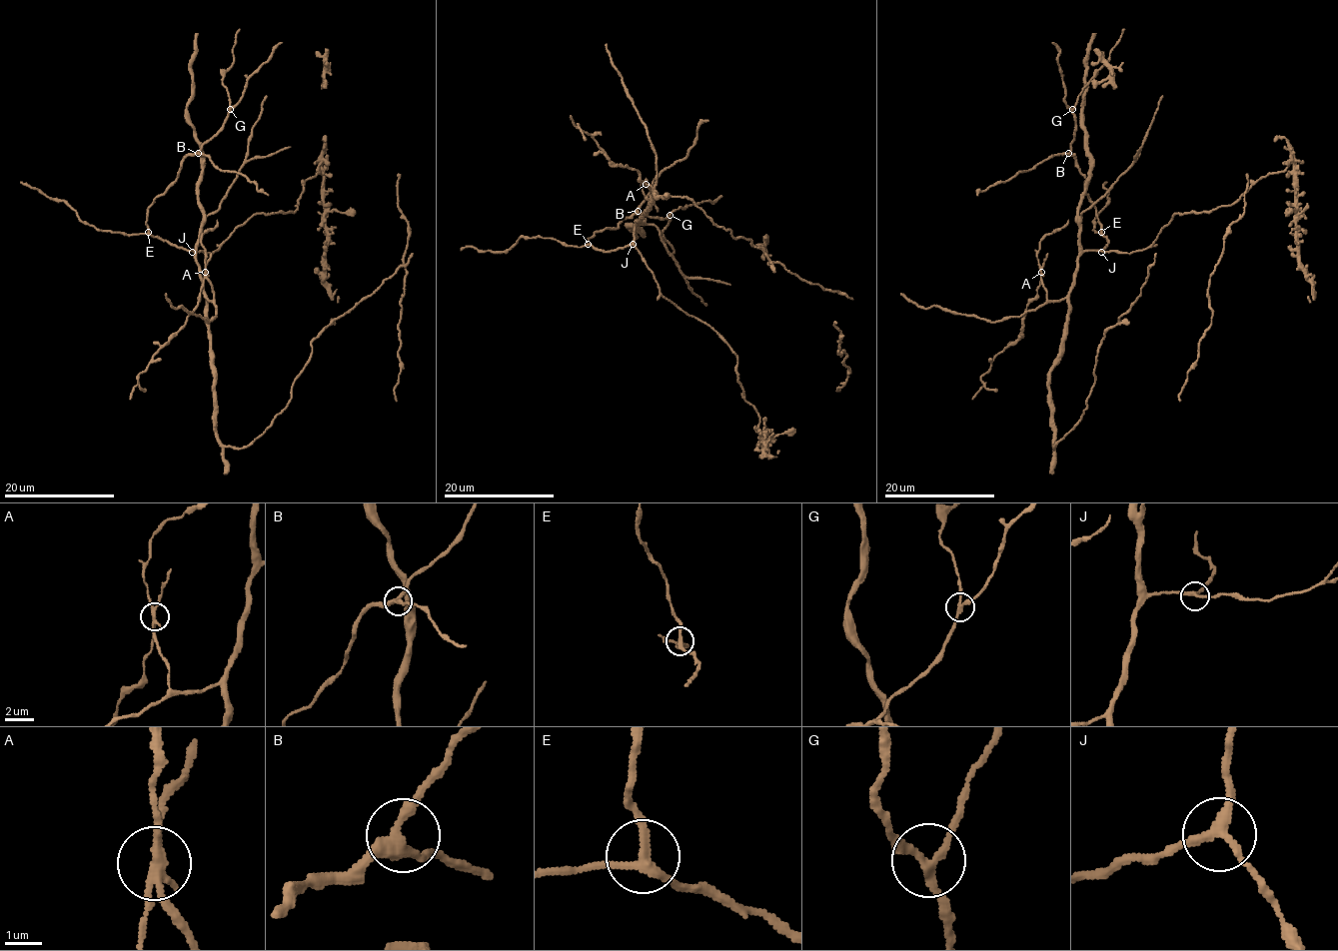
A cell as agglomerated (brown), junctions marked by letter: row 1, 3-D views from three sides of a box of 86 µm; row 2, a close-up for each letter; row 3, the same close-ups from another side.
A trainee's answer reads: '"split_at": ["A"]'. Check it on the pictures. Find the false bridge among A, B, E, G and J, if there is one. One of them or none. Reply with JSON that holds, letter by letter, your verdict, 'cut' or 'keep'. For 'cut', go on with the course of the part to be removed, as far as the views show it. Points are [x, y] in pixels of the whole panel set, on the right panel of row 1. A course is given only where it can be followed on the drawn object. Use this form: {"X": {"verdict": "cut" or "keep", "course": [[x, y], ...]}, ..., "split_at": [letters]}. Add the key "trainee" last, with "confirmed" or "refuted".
{"A": {"verdict": "cut", "course": [[1041, 272], [1037, 294], [1026, 310], [1022, 335], [993, 359], [990, 369], [980, 377], [983, 387], [972, 400]]}, "B": {"verdict": "keep"}, "E": {"verdict": "keep"}, "G": {"verdict": "keep"}, "J": {"verdict": "keep"}, "split_at": ["A"], "trainee": "confirmed"}

